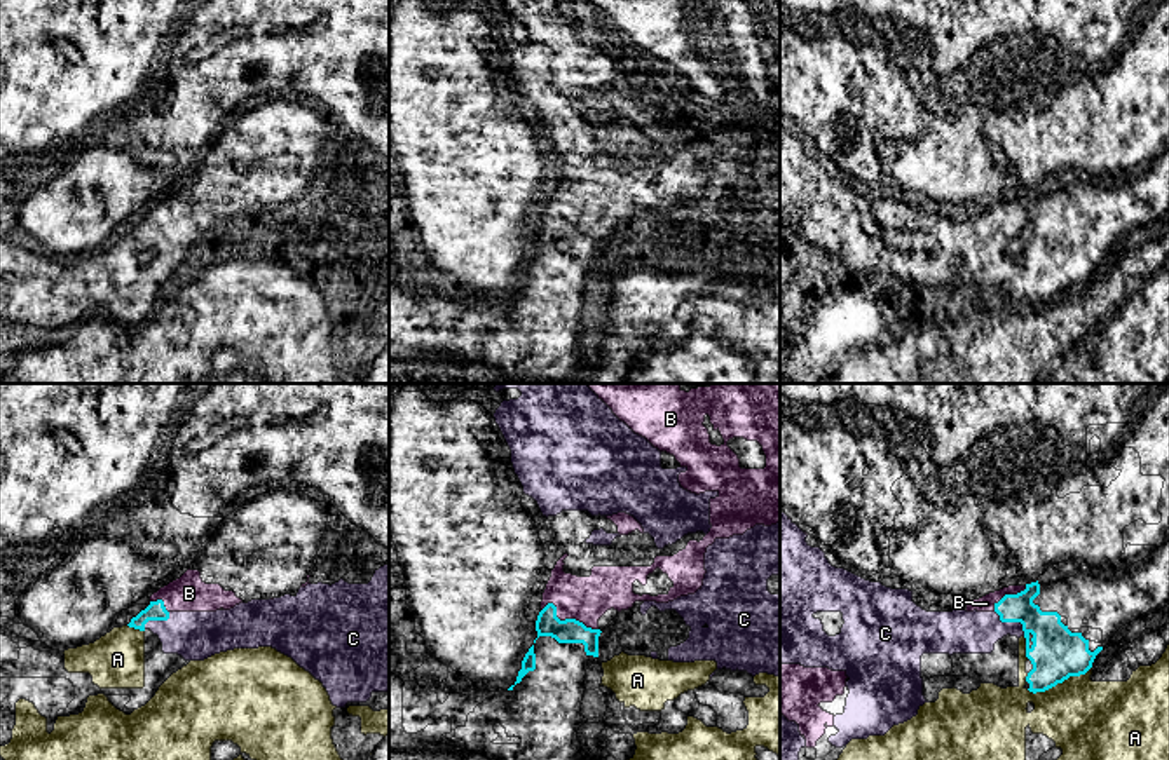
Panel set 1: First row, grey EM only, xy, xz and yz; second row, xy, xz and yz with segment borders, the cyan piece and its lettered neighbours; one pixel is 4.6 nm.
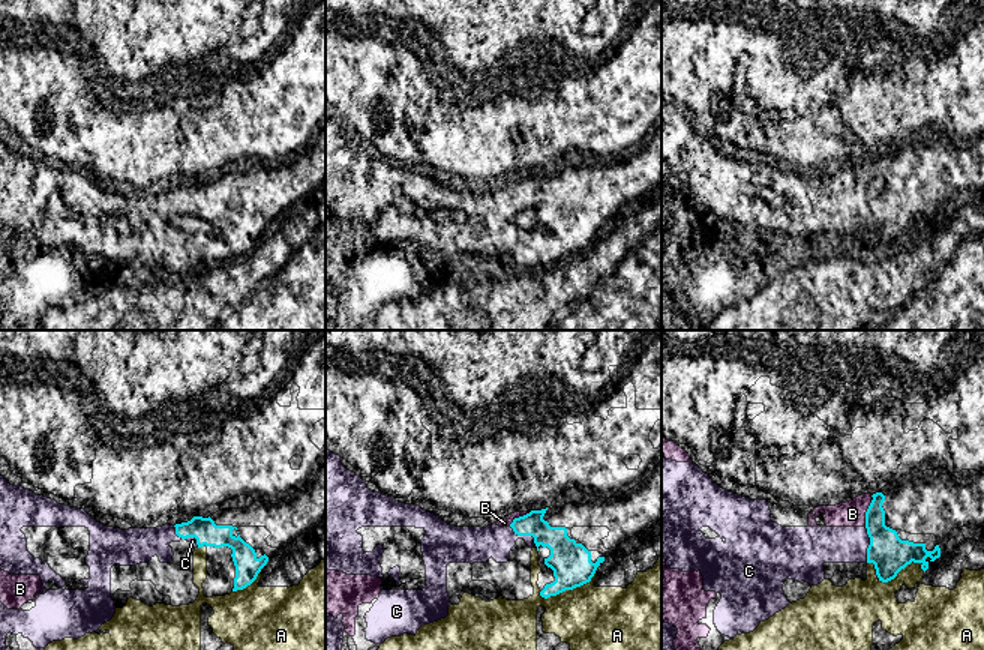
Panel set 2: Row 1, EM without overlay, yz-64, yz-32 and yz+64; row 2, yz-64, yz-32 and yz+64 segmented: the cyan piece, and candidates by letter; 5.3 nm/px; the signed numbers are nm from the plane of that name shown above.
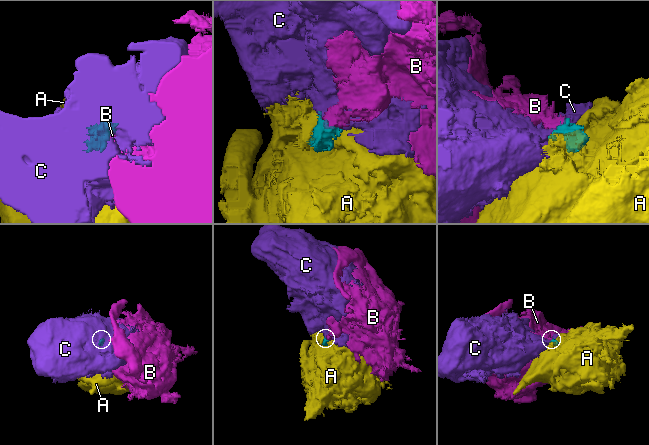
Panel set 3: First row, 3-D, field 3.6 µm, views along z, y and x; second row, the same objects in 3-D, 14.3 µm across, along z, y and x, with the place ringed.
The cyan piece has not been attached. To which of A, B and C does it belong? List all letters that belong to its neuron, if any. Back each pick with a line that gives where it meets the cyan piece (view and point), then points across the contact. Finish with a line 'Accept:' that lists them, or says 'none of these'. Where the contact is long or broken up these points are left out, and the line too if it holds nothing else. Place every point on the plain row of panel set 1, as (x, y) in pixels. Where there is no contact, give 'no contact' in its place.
C: meets cyan in yz at (1012, 230)
Accept: C

